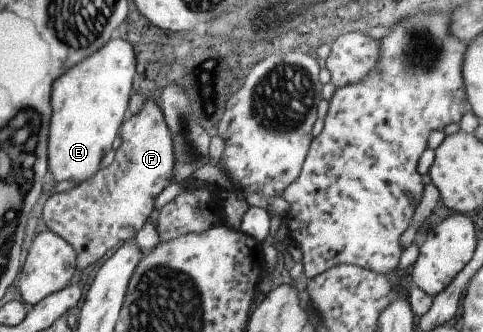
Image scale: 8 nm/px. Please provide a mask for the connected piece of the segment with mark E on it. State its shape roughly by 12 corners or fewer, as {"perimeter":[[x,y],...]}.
{"perimeter":[[122,38],[54,80],[48,166],[100,170],[137,80]]}

